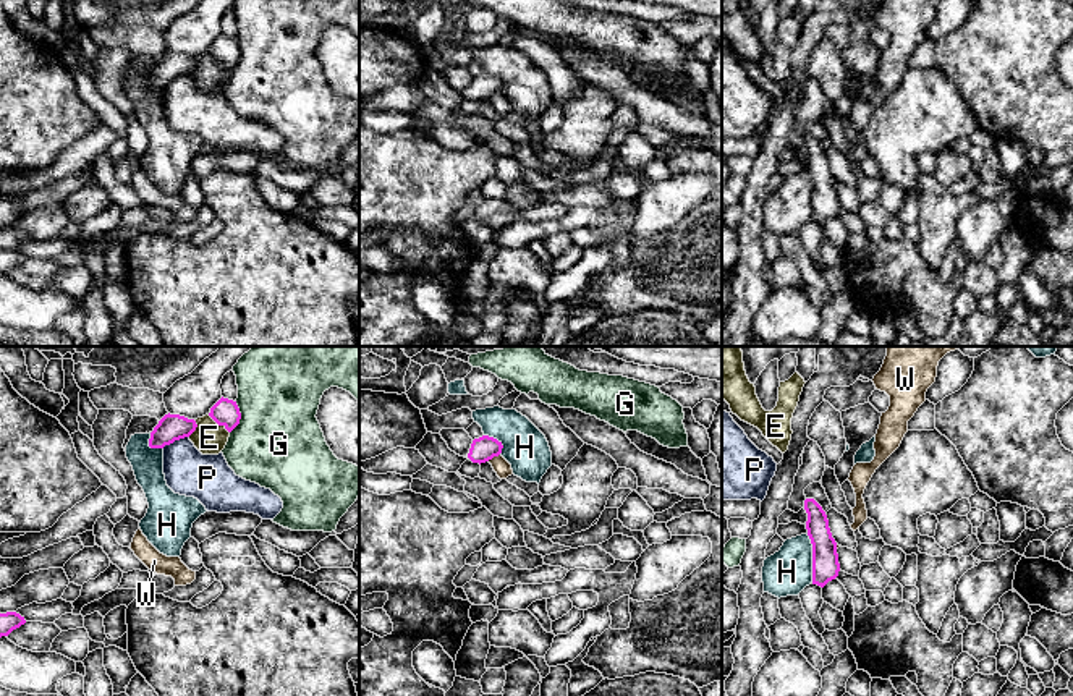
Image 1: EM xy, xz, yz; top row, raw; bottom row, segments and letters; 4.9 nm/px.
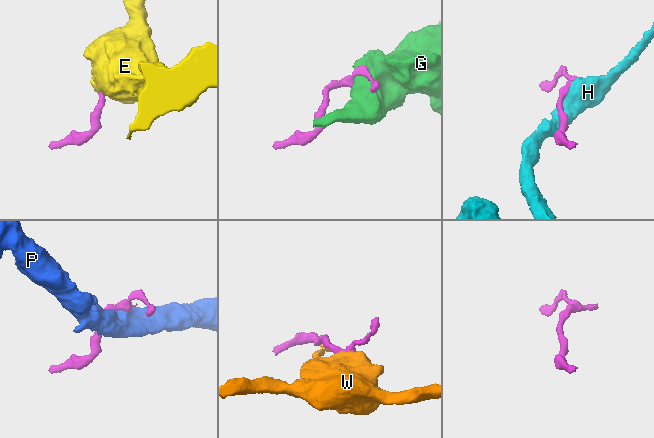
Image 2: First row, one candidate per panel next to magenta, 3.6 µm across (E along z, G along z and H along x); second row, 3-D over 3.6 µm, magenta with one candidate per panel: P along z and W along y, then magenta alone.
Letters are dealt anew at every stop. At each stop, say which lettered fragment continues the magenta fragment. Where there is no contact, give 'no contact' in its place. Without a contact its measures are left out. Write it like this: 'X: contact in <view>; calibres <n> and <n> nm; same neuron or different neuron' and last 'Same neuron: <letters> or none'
E: contact in xy; calibres 130 and 160 nm; different neuron
G: contact in xy; calibres 130 and 440 nm; different neuron
H: contact in yz; calibres 140 and 220 nm; different neuron
P: contact in xy; calibres 140 and 240 nm; different neuron
W: contact in xz; calibres 120 and 80 nm; different neuron
Same neuron: none

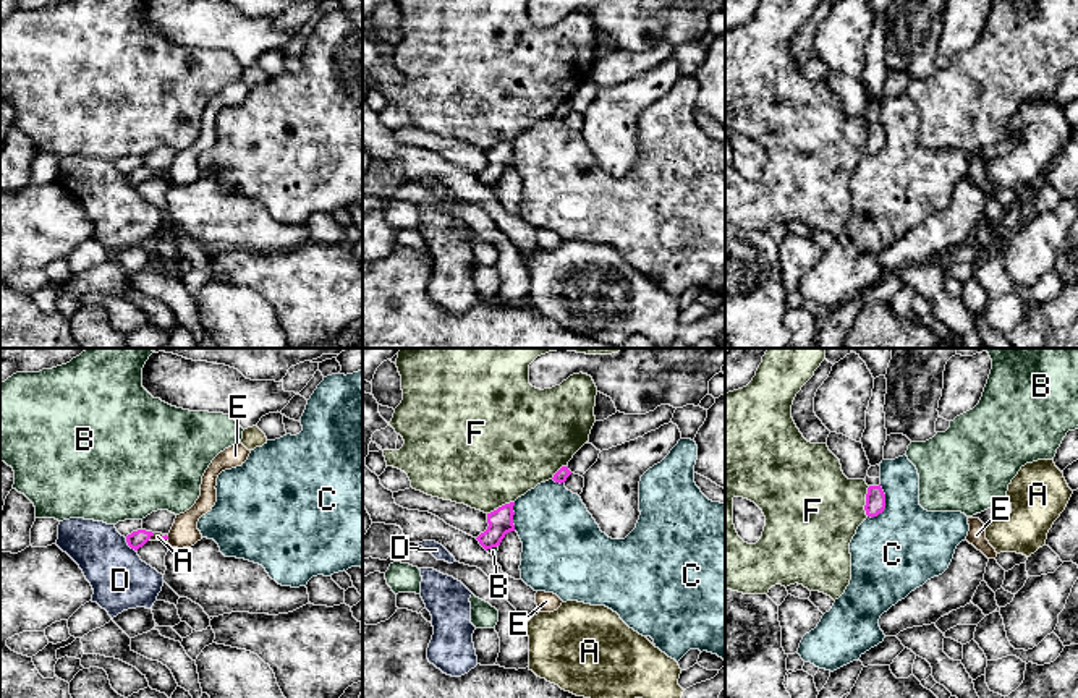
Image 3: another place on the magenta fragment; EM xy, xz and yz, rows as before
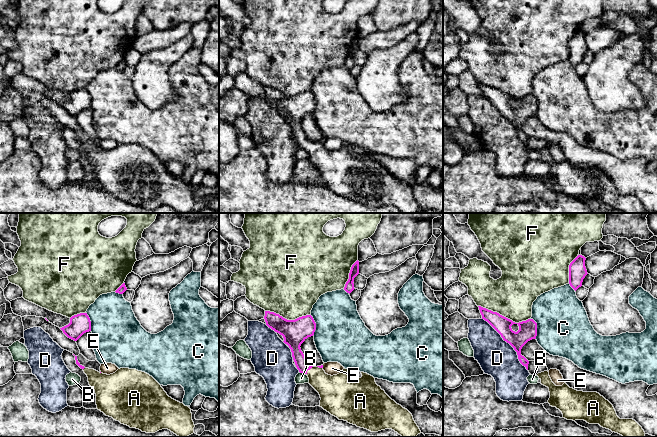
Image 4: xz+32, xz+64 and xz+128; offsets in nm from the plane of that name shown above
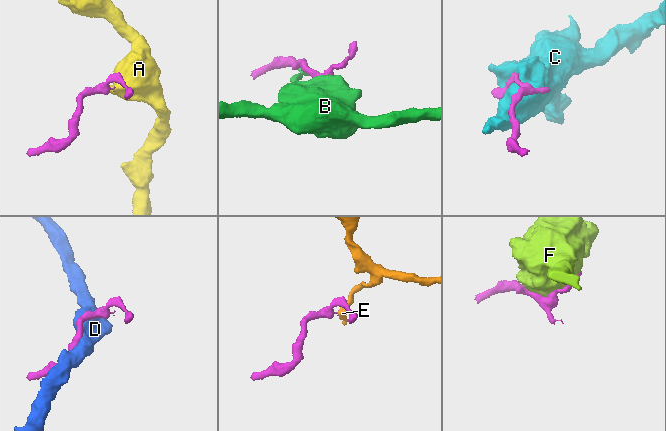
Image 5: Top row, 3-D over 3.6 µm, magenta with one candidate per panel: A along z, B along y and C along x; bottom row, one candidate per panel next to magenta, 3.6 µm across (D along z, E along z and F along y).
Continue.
A: contact in xy; calibres 20 and 50 nm; same neuron
B: contact in xz; calibres 130 and 40 nm; different neuron
C: contact in yz; calibres 100 and 400 nm; different neuron
D: contact in xy; calibres 90 and 280 nm; different neuron
E: contact in xy; calibres 20 and 140 nm; different neuron
F: contact in yz; calibres 100 and 420 nm; different neuron
Same neuron: A

